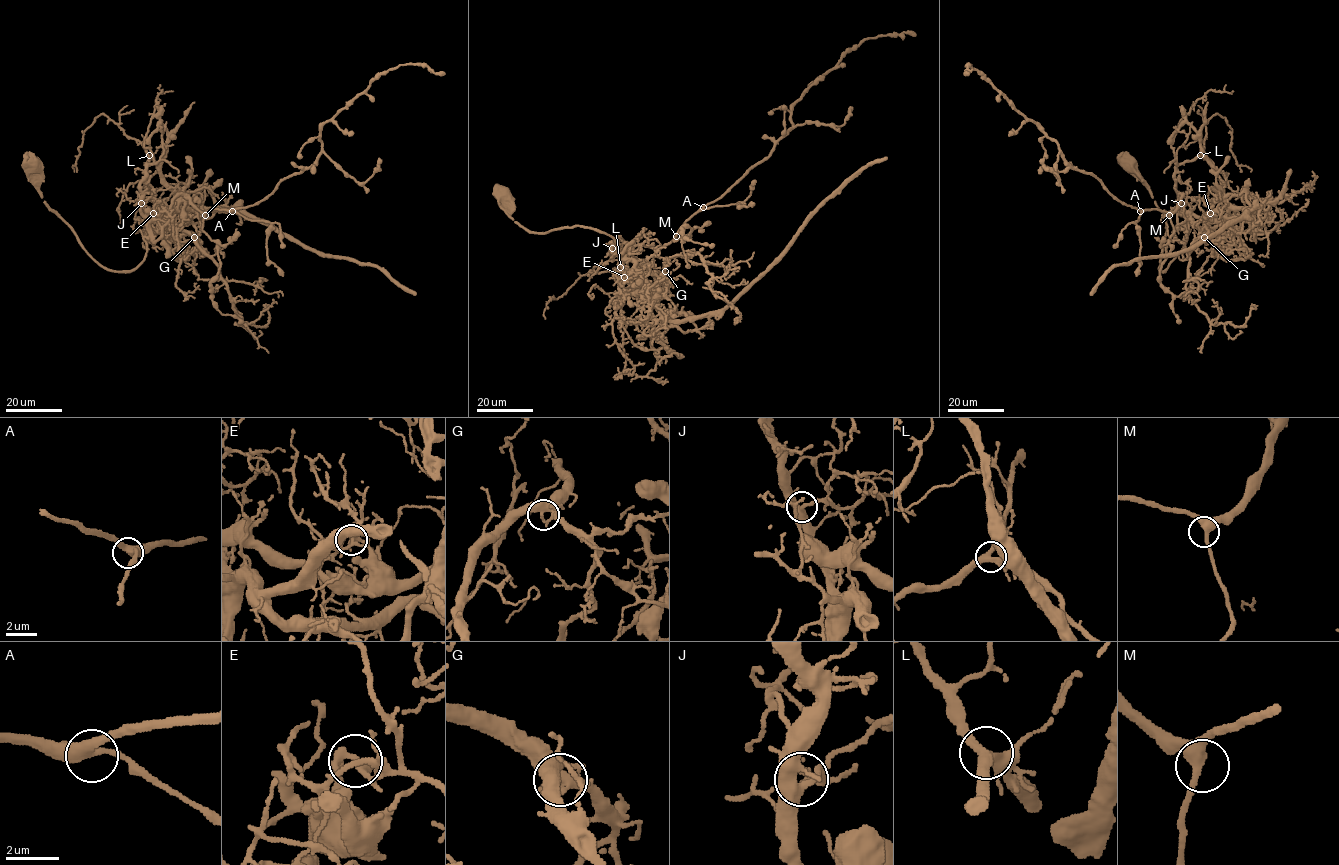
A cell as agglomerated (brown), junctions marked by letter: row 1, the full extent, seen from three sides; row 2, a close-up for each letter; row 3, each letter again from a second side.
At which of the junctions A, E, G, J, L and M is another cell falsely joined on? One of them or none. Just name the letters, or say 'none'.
E

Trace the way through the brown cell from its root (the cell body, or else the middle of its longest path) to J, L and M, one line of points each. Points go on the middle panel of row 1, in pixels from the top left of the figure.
J: (504, 198), (504, 210), (529, 232), (591, 227), (609, 235), (617, 246), (614, 253), (621, 253), (612, 248)
L: (504, 198), (504, 210), (529, 232), (582, 226), (609, 235), (620, 267)
M: (504, 198), (504, 210), (527, 230), (597, 229), (615, 241), (614, 253), (632, 241), (662, 248), (676, 236)

